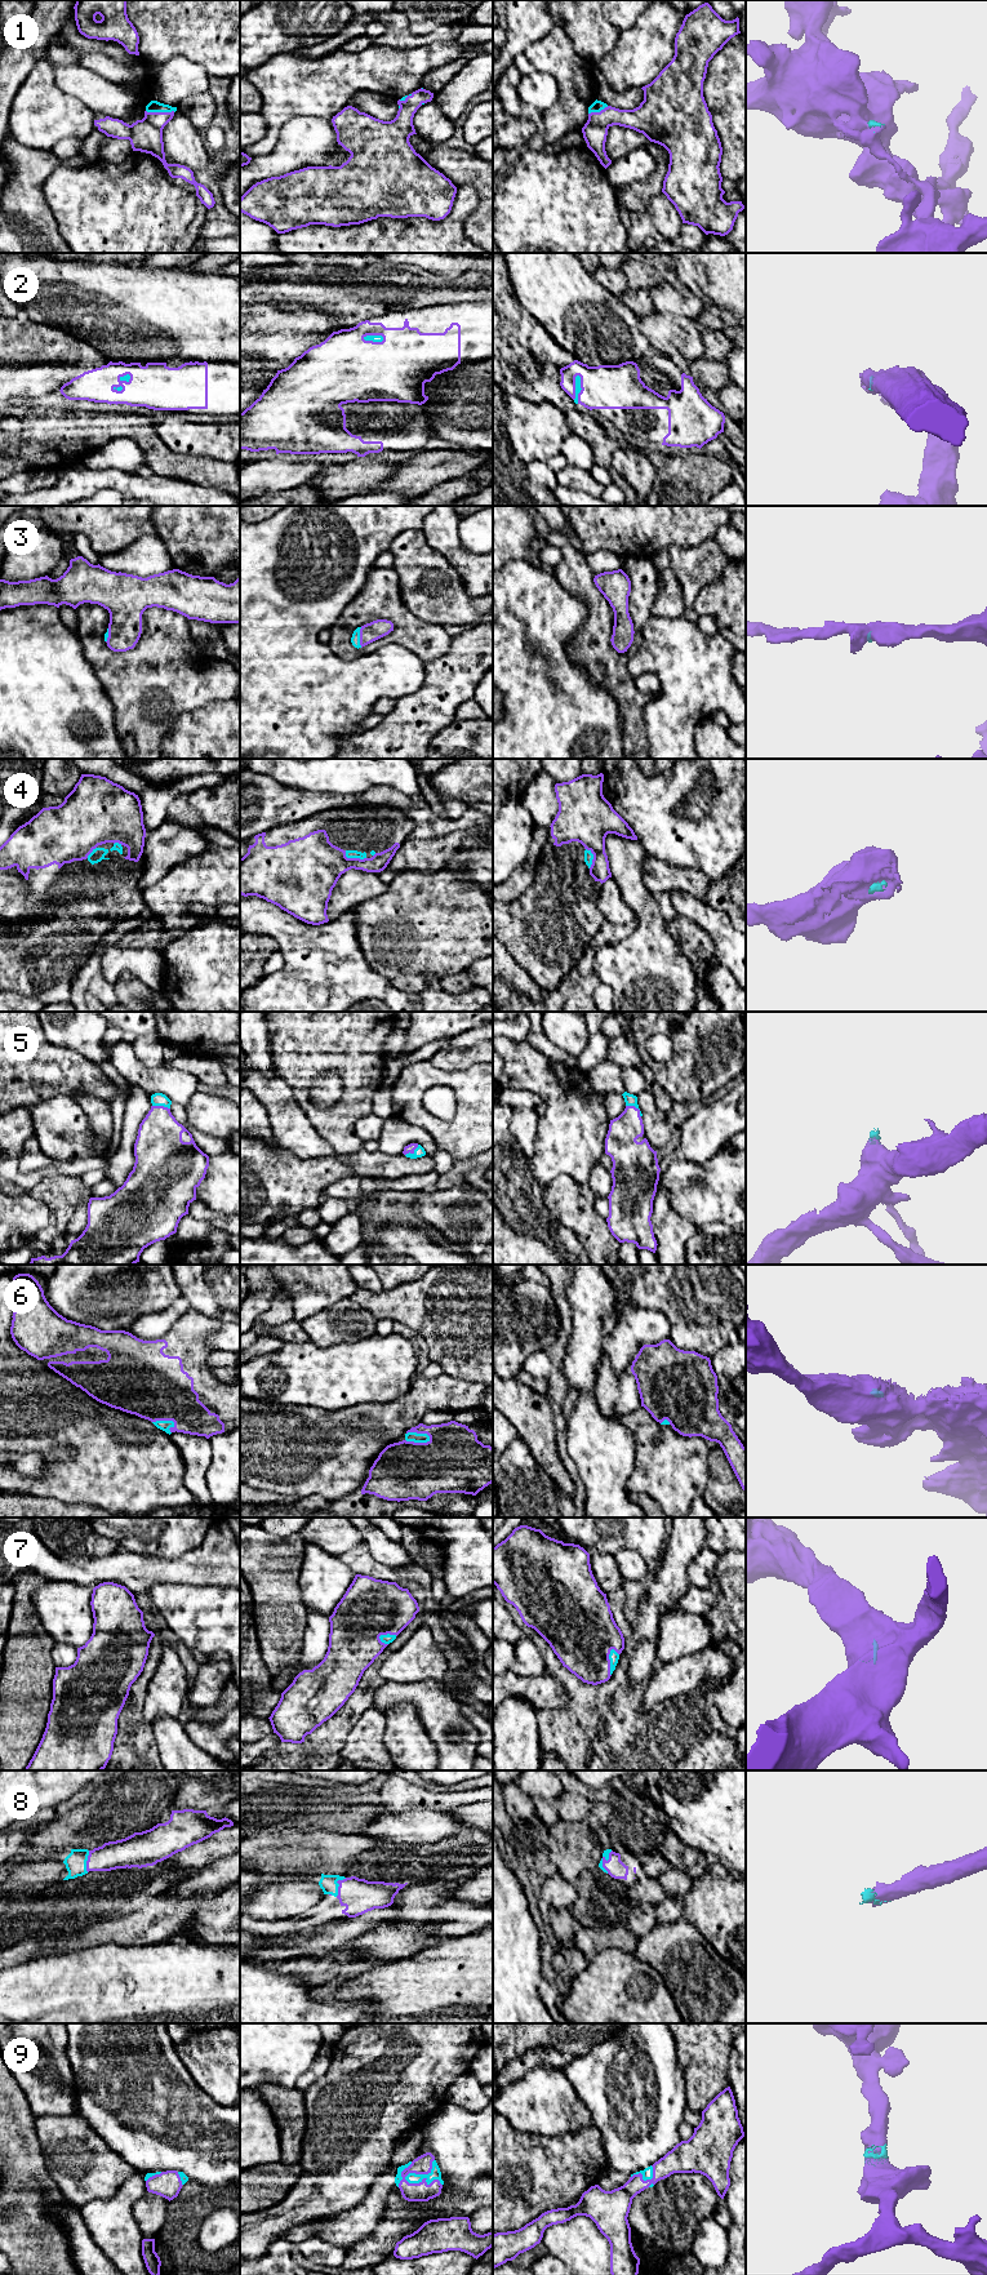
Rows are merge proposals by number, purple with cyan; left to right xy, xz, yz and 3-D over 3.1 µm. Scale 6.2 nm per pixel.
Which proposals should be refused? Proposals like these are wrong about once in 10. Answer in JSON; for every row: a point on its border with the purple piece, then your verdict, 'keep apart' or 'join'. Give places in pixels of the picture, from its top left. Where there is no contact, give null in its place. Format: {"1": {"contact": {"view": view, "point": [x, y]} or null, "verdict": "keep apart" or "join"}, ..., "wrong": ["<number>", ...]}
{"1": {"contact": {"view": "xy", "point": [160, 112]}, "verdict": "join"}, "2": {"contact": {"view": "yz", "point": [574, 389]}, "verdict": "join"}, "3": {"contact": {"view": "xz", "point": [360, 638]}, "verdict": "join"}, "4": {"contact": {"view": "xz", "point": [354, 858]}, "verdict": "join"}, "5": {"contact": {"view": "yz", "point": [635, 1107]}, "verdict": "join"}, "6": {"contact": {"view": "xz", "point": [418, 1443]}, "verdict": "join"}, "7": {"contact": {"view": "yz", "point": [609, 1662]}, "verdict": "join"}, "8": {"contact": {"view": "xz", "point": [338, 1883]}, "verdict": "join"}, "9": {"contact": {"view": "xz", "point": [422, 2181]}, "verdict": "join"}, "wrong": []}

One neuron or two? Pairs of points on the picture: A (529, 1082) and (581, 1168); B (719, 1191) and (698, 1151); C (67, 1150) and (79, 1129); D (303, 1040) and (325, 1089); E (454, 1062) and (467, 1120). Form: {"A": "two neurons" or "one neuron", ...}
{"A": "one neuron", "B": "two neurons", "C": "one neuron", "D": "one neuron", "E": "two neurons"}

